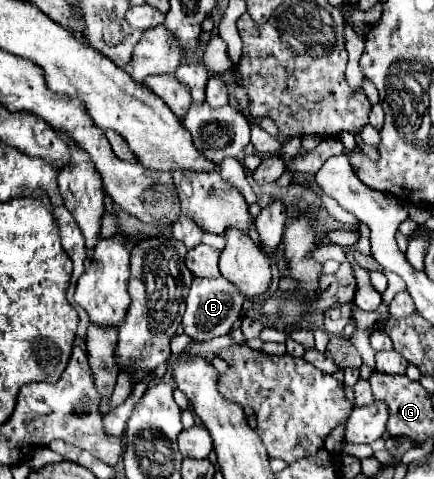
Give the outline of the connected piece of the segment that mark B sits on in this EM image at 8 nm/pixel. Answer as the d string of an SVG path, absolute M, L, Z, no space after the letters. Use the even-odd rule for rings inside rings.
M222 276L194 278L190 292L188 292L188 298L186 298L186 312L182 316L184 334L188 334L196 342L206 342L216 336L228 334L232 330L232 324L240 318L242 304L244 304L244 298L240 296L240 292Z

